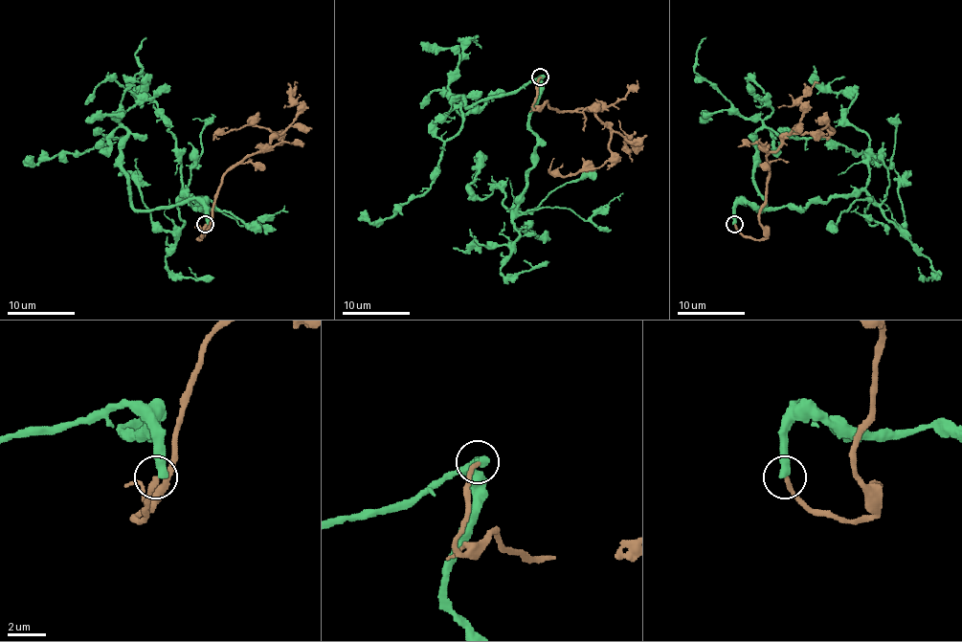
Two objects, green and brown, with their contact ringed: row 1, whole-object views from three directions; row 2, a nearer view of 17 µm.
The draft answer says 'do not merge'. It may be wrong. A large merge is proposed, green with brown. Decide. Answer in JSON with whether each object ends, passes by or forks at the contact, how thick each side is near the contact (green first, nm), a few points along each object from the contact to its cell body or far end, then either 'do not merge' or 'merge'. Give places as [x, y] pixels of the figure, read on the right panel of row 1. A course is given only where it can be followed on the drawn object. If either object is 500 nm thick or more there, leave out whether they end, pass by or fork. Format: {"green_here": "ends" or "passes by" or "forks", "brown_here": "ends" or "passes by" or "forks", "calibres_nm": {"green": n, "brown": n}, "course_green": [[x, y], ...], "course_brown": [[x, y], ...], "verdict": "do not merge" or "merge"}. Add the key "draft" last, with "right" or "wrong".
{"green_here": "ends", "brown_here": "ends", "calibres_nm": {"green": 440, "brown": 240}, "course_green": [[733, 224], [741, 199], [764, 206], [754, 180], [756, 133], [764, 127], [829, 138], [870, 158]], "course_brown": [[733, 224], [744, 236], [766, 238], [766, 156], [788, 134], [825, 125], [834, 133], [816, 140]], "verdict": "do not merge", "draft": "right"}

